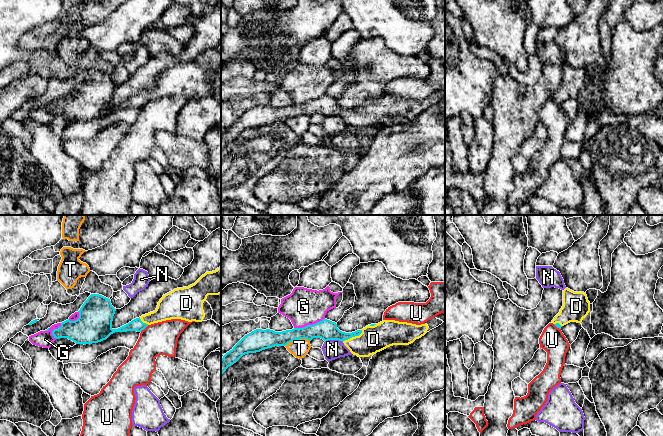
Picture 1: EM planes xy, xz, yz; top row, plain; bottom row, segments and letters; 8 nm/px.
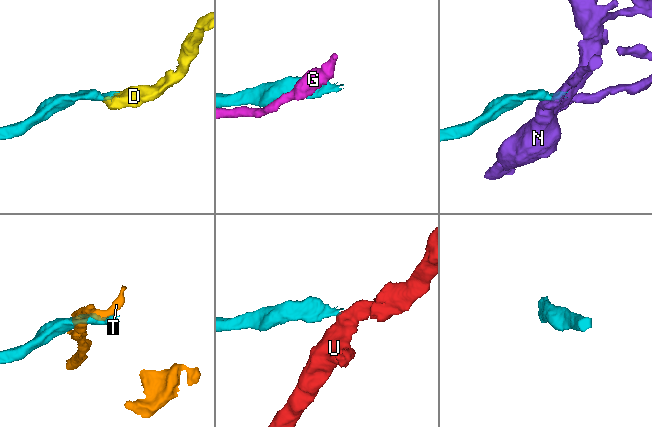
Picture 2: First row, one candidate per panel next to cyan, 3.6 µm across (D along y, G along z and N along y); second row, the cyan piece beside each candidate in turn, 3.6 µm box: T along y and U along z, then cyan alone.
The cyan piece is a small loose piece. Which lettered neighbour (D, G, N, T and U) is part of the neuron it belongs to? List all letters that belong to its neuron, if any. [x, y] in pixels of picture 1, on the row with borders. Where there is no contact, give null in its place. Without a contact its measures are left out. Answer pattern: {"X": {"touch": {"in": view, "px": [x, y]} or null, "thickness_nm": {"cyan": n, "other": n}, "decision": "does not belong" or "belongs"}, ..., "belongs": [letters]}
{"D": {"touch": {"in": "xz", "px": [353, 336]}, "thickness_nm": {"cyan": 160, "other": 220}, "decision": "belongs"}, "G": {"touch": {"in": "xz", "px": [309, 325]}, "thickness_nm": {"cyan": 160, "other": 300}, "decision": "does not belong"}, "N": {"touch": {"in": "xz", "px": [333, 339]}, "thickness_nm": {"cyan": 160, "other": 160}, "decision": "does not belong"}, "T": {"touch": {"in": "xz", "px": [297, 339]}, "thickness_nm": {"cyan": 160, "other": 140}, "decision": "does not belong"}, "U": {"touch": {"in": "xy", "px": [144, 328]}, "thickness_nm": {"cyan": 100, "other": 260}, "decision": "does not belong"}, "belongs": ["D"]}

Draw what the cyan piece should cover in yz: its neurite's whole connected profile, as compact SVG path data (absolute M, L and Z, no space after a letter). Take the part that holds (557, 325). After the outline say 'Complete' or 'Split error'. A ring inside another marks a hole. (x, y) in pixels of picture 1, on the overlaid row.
M568 288L563 290L563 306L552 320L559 329L570 323L581 323L590 312L590 302L584 292L574 292Z. Split error

